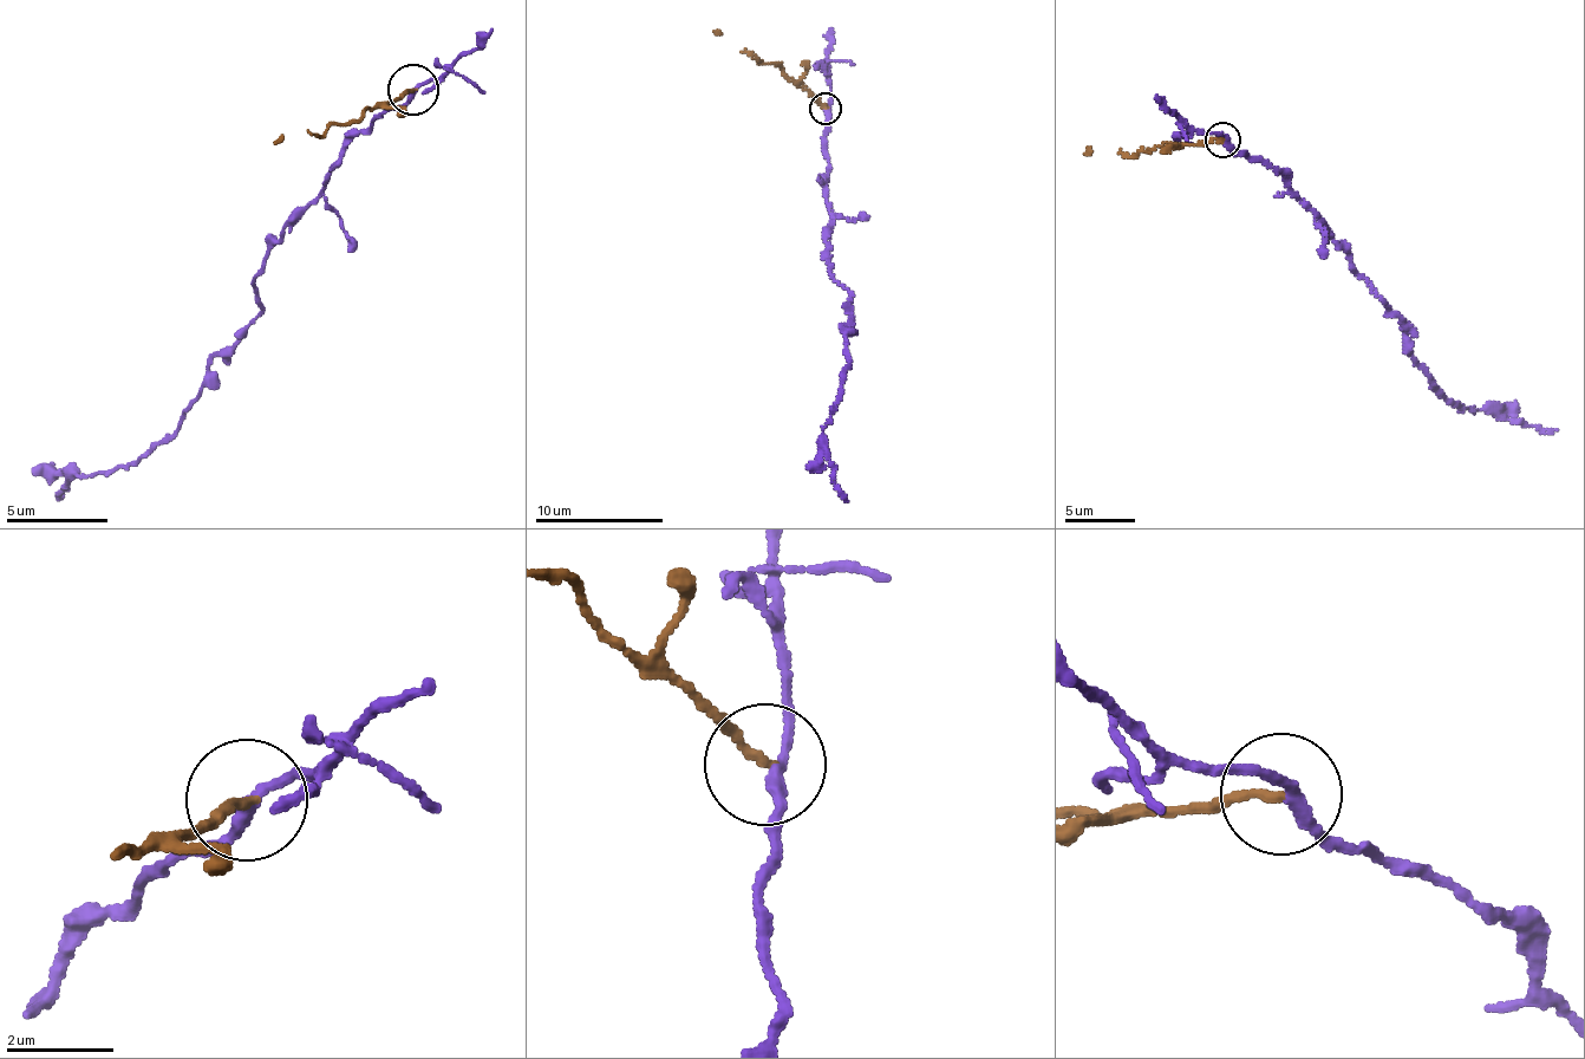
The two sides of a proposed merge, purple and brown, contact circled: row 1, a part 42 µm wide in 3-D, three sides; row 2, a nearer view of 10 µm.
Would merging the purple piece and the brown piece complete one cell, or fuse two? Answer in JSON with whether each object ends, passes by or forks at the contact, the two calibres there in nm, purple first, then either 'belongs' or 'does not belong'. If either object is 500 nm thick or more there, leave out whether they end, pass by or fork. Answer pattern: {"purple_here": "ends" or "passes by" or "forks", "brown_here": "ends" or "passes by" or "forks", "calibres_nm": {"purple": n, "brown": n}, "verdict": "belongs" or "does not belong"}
{"purple_here": "passes by", "brown_here": "ends", "calibres_nm": {"purple": 220, "brown": 140}, "verdict": "does not belong"}

